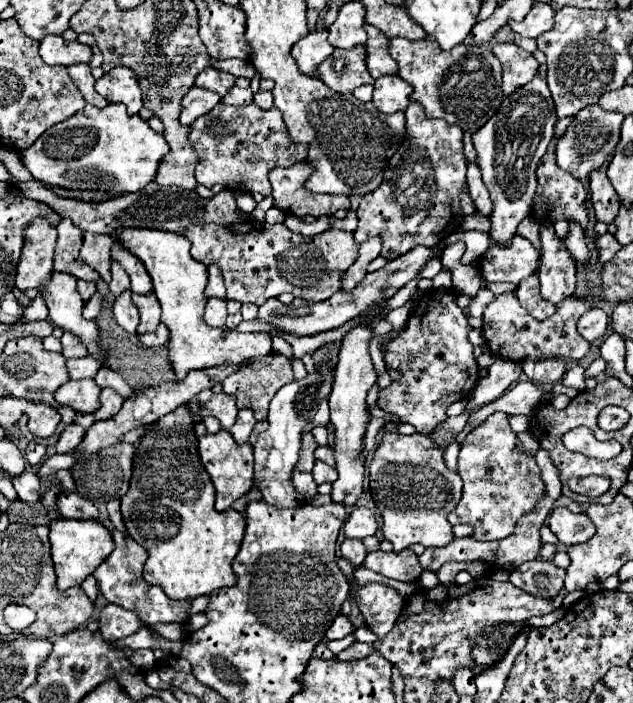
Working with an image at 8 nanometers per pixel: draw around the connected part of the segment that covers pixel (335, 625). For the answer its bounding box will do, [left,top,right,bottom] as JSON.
[326,615,354,639]

